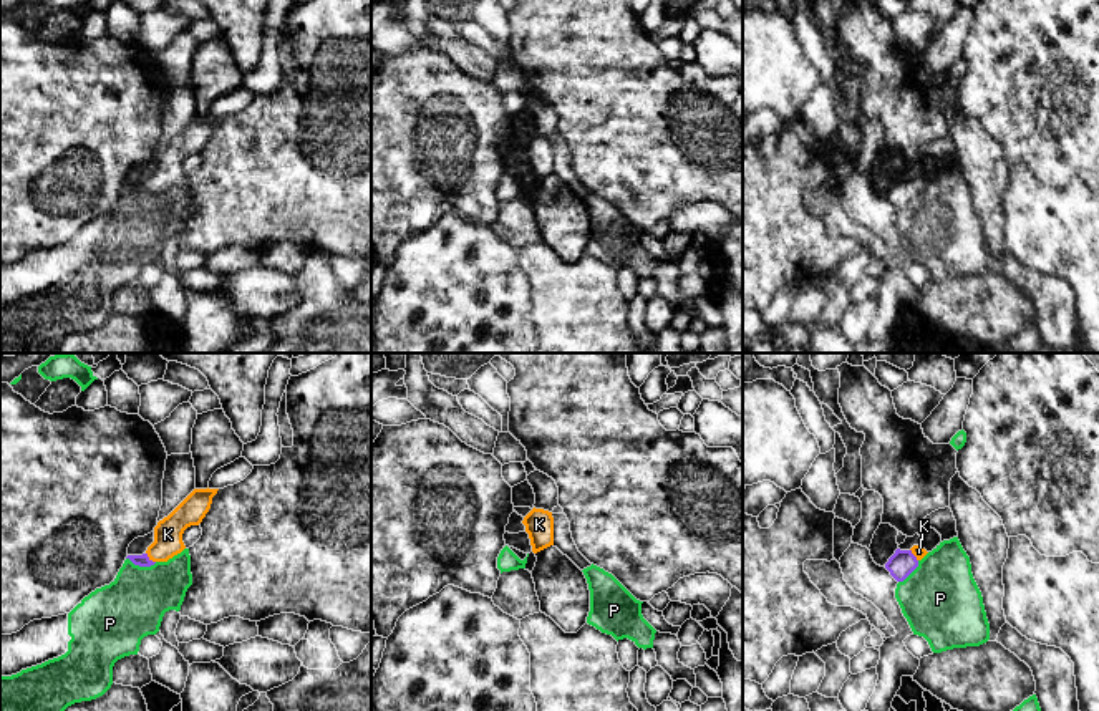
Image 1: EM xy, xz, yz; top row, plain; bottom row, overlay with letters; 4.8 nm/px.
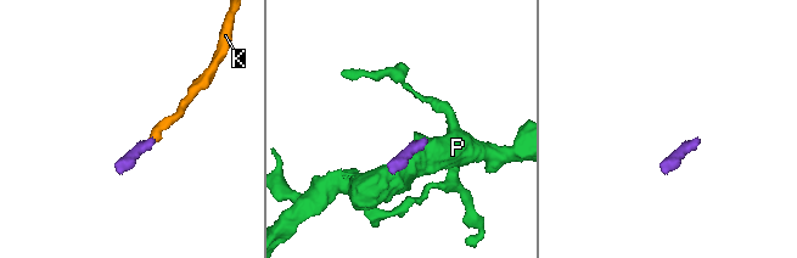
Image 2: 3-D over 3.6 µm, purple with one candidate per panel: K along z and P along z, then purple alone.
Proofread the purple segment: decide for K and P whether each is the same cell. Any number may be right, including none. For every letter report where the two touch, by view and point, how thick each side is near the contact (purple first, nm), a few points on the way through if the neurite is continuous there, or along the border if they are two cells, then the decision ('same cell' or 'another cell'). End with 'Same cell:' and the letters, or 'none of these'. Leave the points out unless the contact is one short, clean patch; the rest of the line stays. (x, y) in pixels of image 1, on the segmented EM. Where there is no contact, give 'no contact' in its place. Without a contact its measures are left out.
K: meets purple in xy at (148, 557); 60 nm thick on the purple side, 140 nm on the other; runs through xy (143, 561), (148, 557), (168, 534); same cell
P: meets purple in xy at (141, 565); 60 nm thick on the purple side, 320 nm on the other; another cell
Same cell: K

